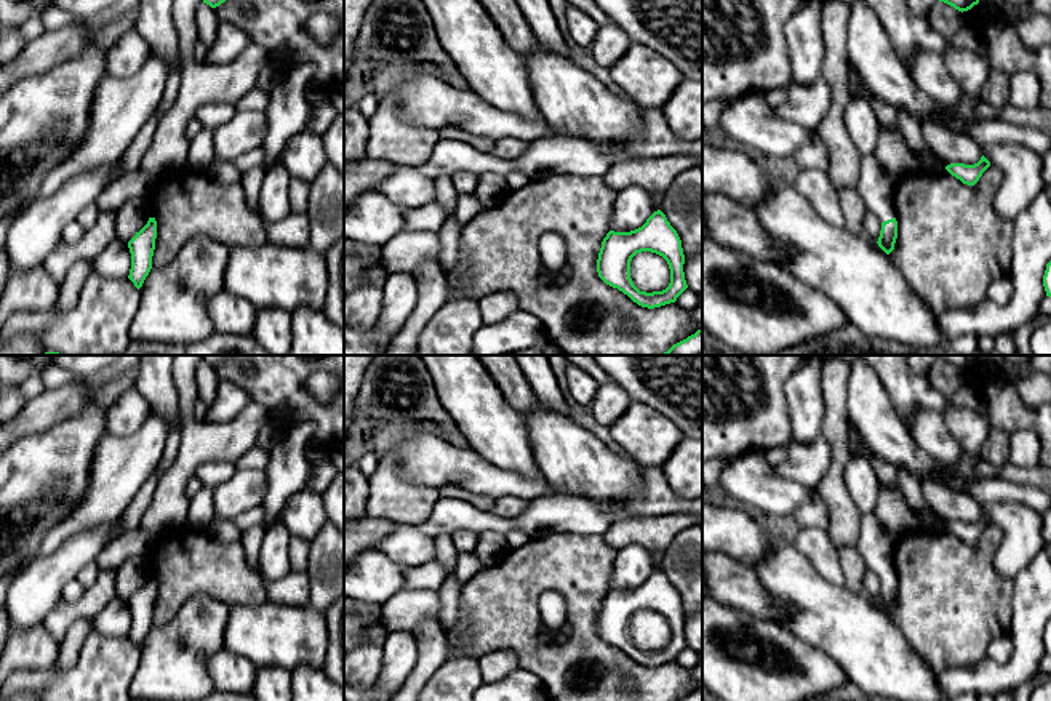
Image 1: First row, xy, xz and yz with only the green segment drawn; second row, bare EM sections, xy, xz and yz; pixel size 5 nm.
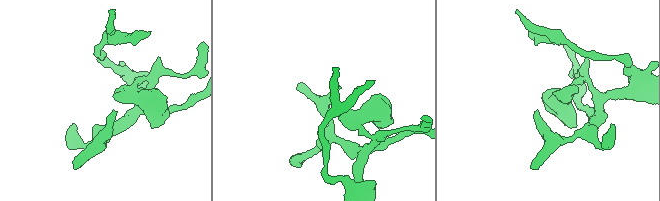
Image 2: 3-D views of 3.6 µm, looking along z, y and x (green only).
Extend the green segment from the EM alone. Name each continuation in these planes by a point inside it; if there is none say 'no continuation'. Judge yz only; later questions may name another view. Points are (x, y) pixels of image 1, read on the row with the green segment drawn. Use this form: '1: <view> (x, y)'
1: yz (874, 188)

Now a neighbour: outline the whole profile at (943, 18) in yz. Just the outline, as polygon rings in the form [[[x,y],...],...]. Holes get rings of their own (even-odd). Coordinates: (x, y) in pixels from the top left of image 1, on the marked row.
[[[936,0],[928,11],[926,16],[929,26],[941,34],[949,43],[952,37],[961,29],[963,26],[963,14],[961,11],[955,10],[953,6]]]

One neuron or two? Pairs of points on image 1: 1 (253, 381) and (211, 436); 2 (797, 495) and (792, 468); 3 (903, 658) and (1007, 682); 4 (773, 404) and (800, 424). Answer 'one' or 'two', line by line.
1: two
2: two
3: two
4: two

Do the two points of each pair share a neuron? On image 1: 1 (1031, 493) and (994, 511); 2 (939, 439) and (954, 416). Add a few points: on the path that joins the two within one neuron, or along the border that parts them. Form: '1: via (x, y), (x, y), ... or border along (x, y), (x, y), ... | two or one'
1: border along (981, 504), (1024, 503), (1034, 509) | two
2: border along (939, 413), (949, 434), (965, 450) | two

